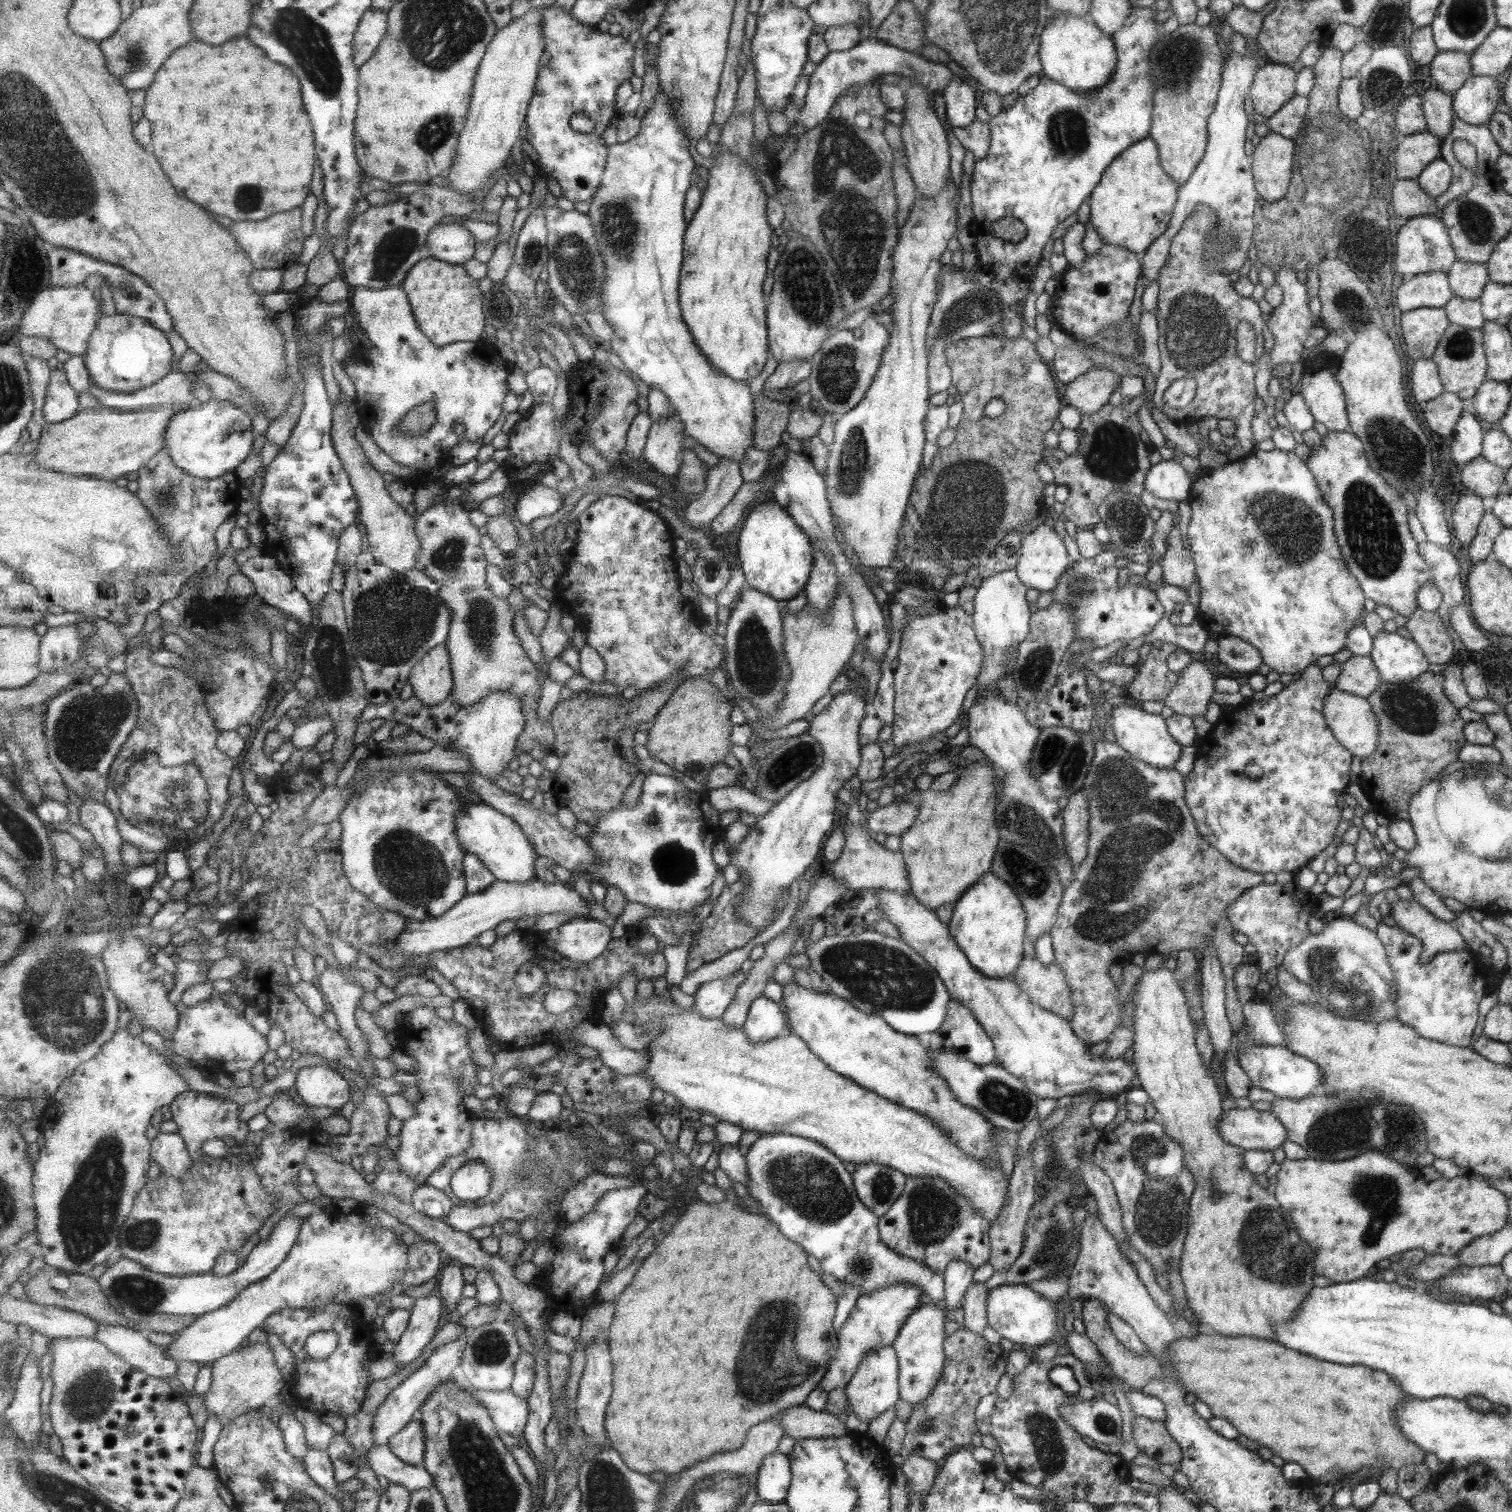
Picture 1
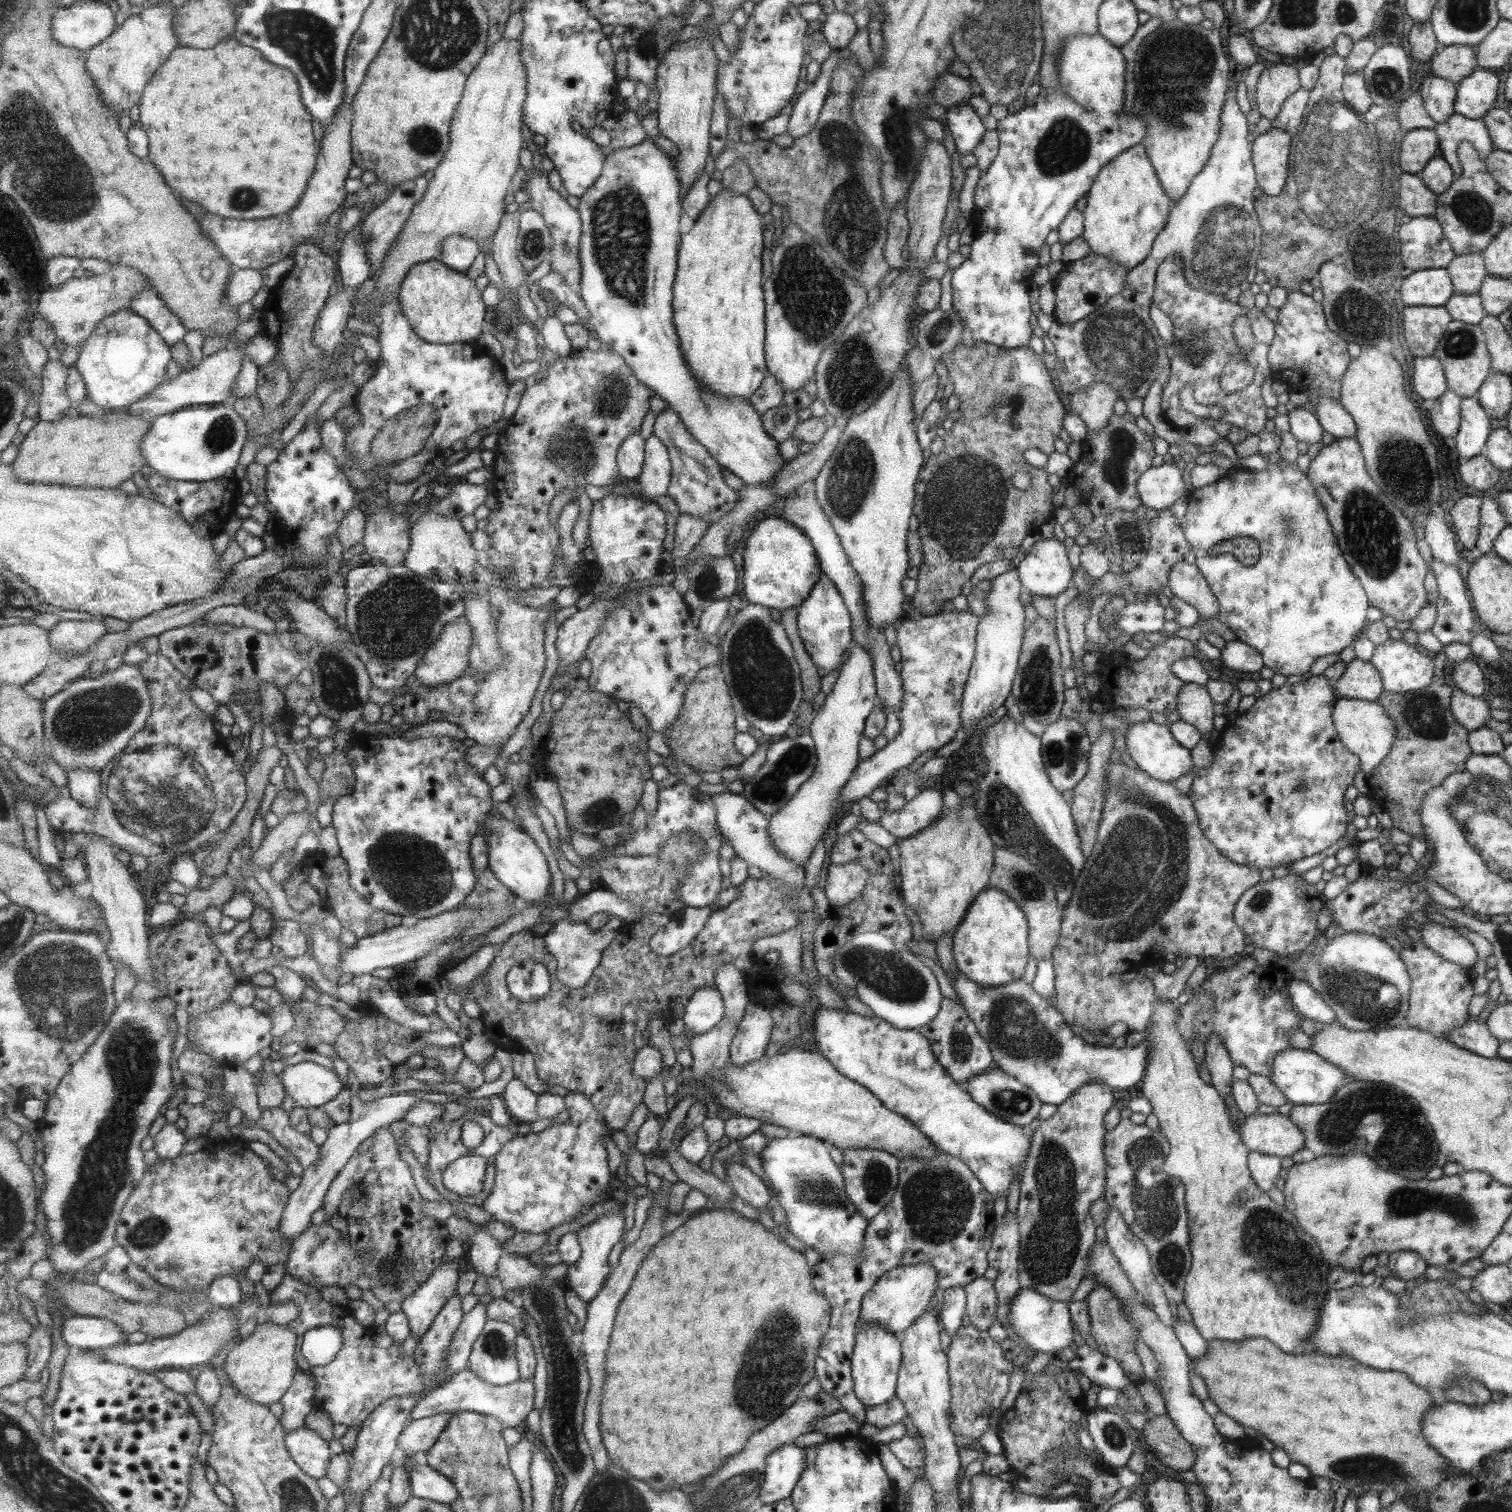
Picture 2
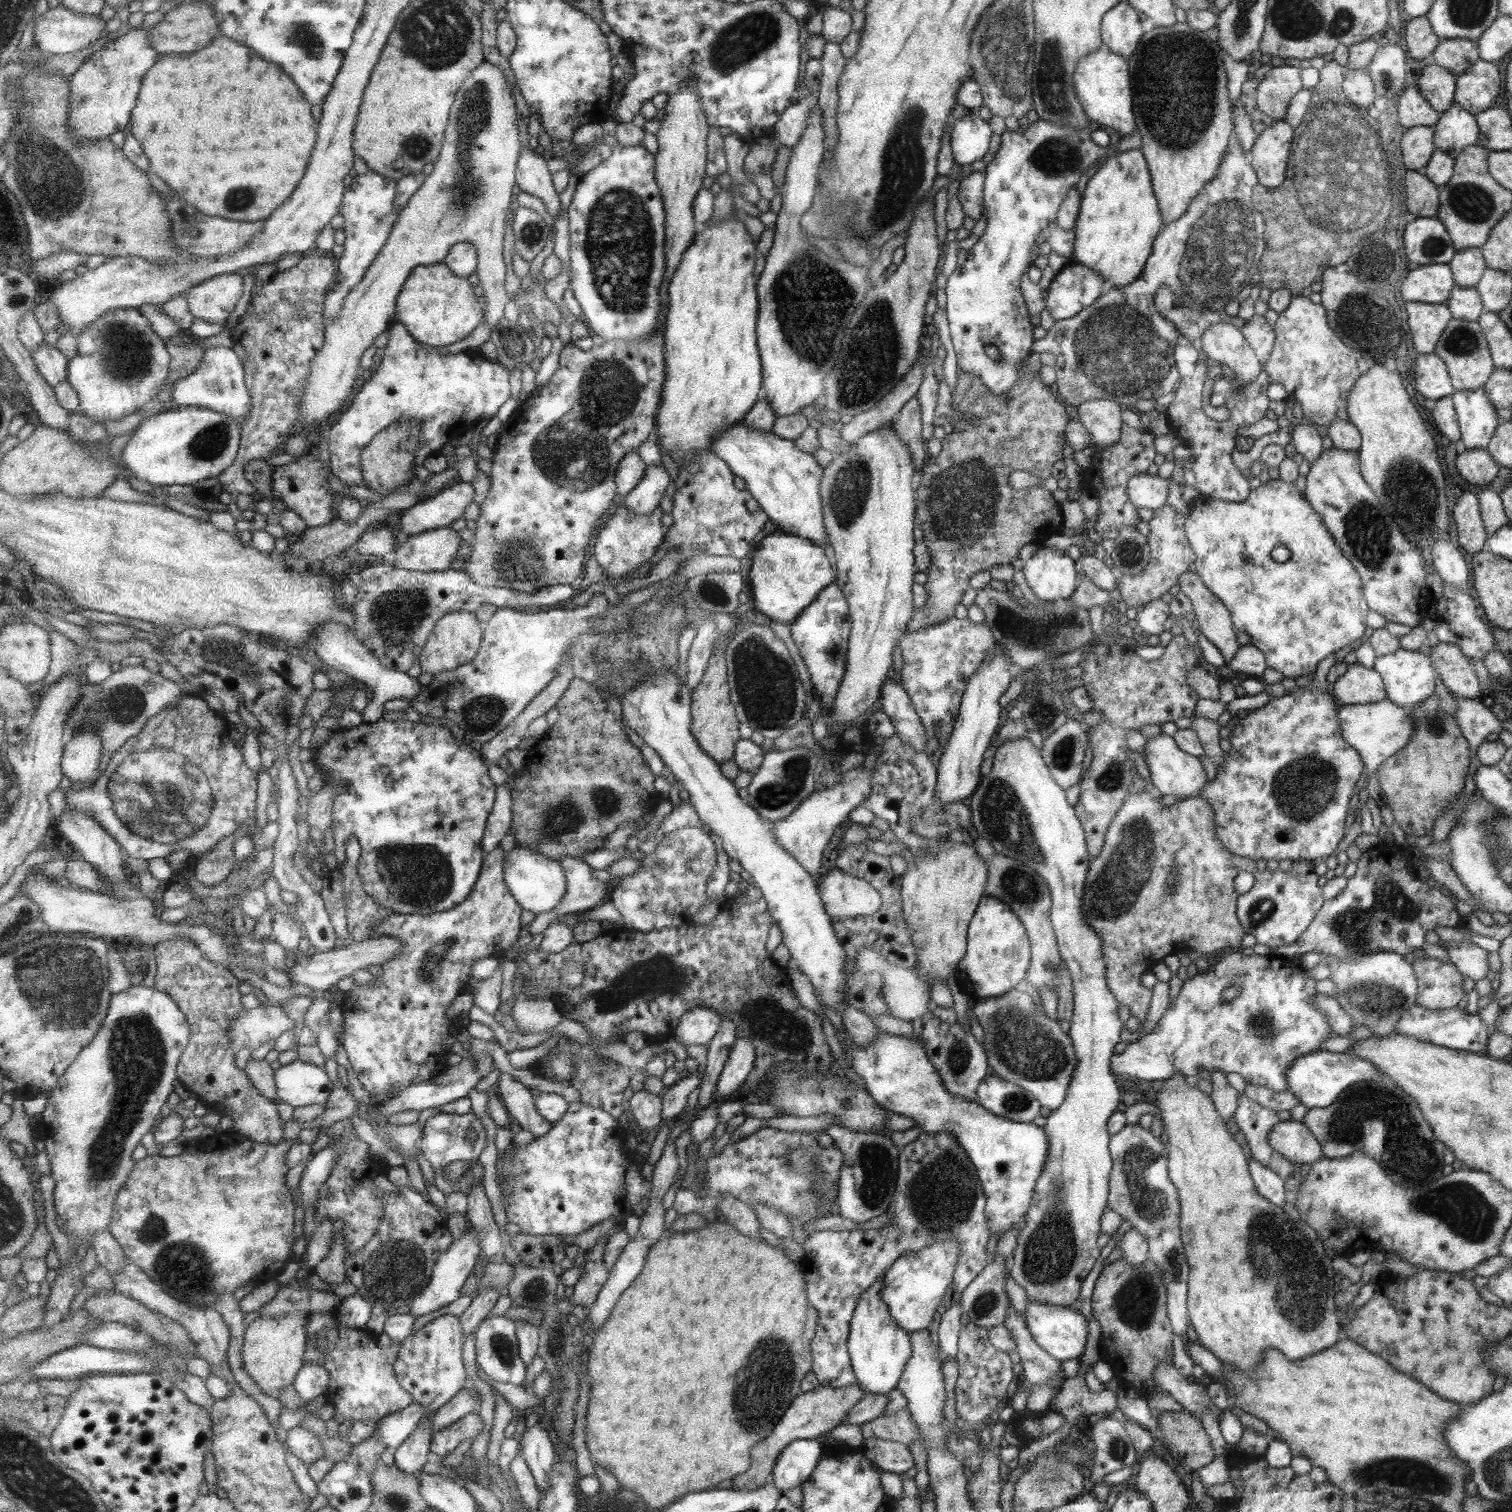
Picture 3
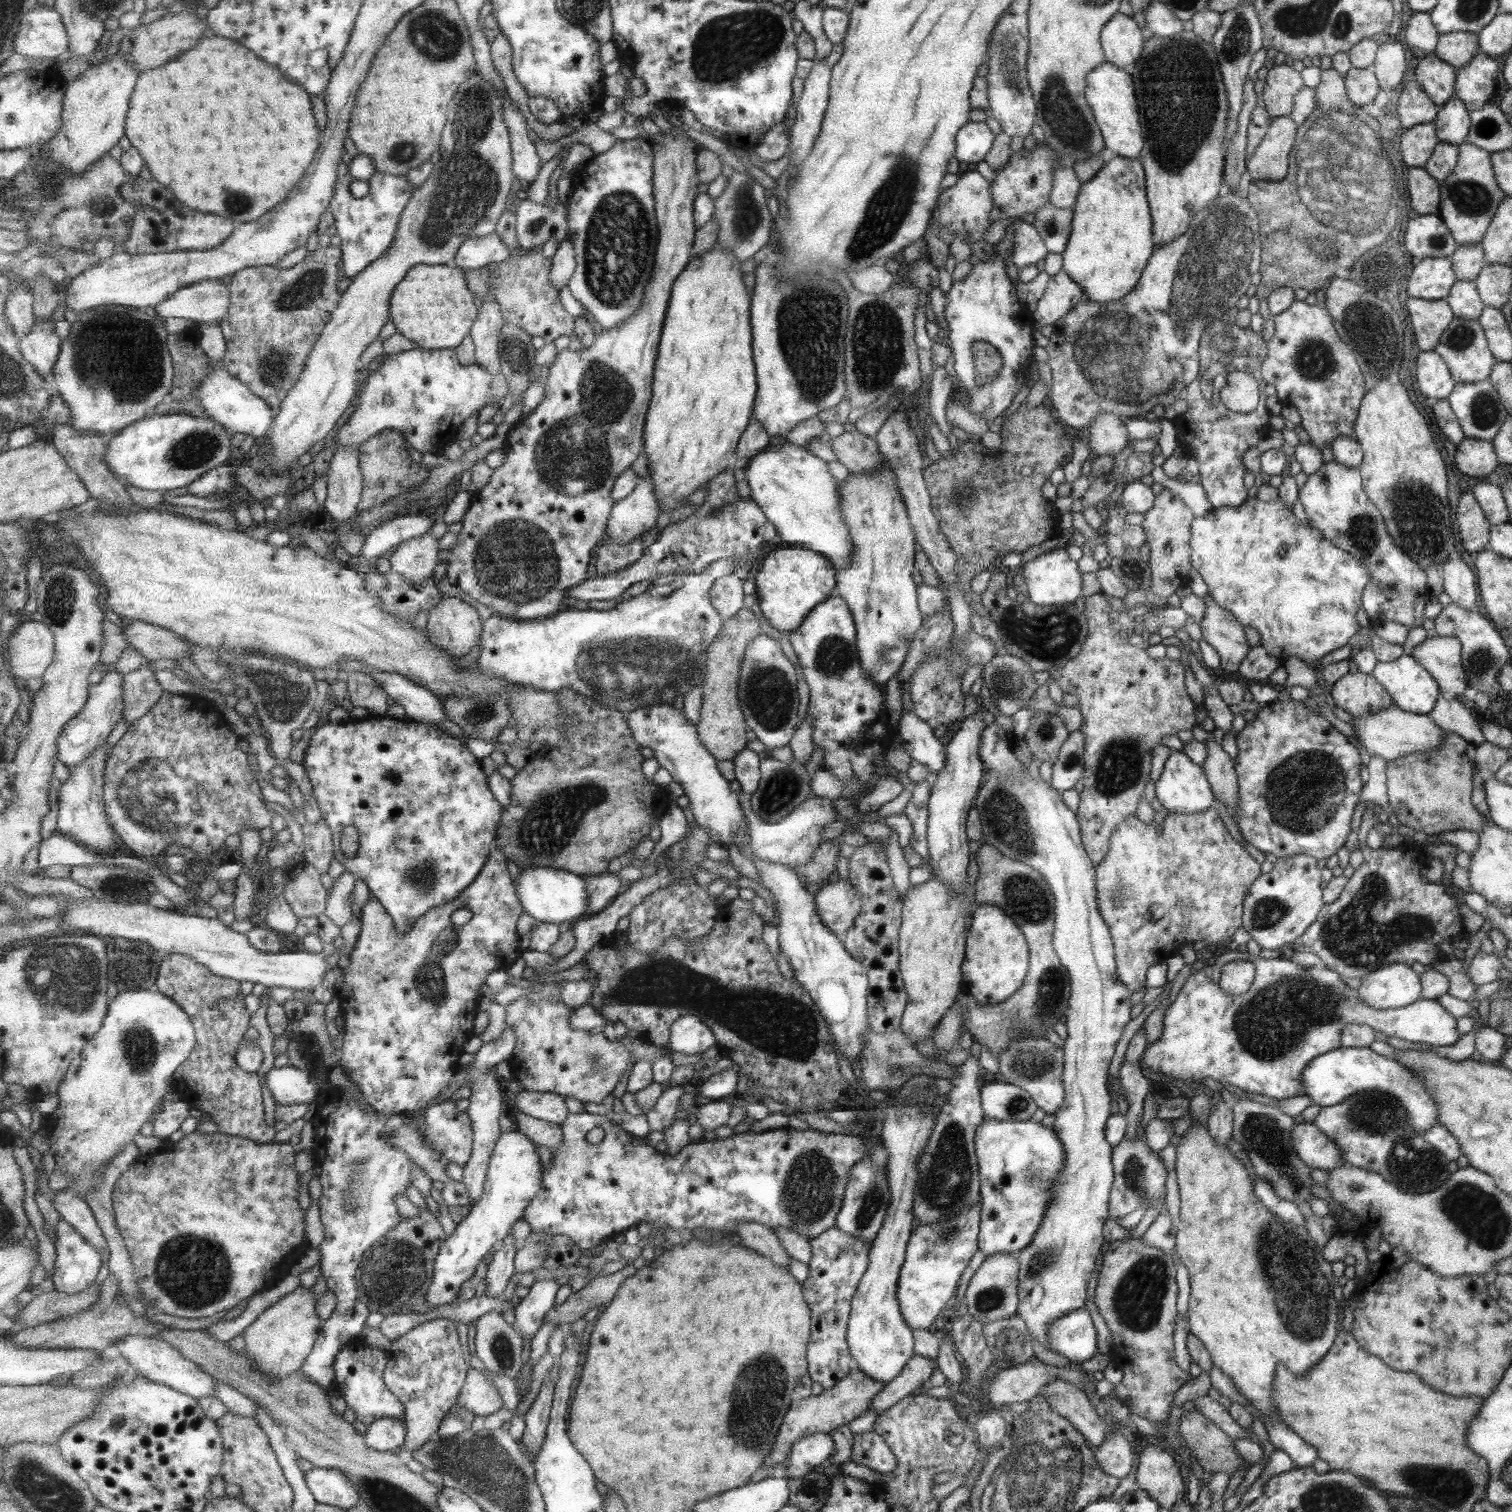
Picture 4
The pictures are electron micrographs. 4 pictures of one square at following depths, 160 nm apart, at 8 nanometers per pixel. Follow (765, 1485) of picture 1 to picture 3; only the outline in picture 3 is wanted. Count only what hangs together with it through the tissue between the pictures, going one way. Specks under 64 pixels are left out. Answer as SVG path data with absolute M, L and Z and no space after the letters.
M816 1439L790 1442L773 1469L772 1484L778 1487L780 1496L786 1490L797 1488L810 1477L818 1466L822 1452L822 1446Z

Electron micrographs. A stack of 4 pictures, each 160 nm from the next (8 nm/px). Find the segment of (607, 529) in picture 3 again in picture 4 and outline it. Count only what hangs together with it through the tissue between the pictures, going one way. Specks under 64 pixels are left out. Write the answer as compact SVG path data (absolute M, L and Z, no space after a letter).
M655 527L626 545L606 542L600 546L595 565L598 575L614 575L643 558L645 551L660 539L662 531Z

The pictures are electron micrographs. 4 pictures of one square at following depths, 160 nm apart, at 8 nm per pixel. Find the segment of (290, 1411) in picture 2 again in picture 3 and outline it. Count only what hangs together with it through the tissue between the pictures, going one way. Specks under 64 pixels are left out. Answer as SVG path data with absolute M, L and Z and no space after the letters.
M315 1364L303 1366L302 1372L294 1383L295 1389L301 1395L301 1399L307 1402L315 1400L317 1396L326 1396L331 1384L331 1374L325 1367Z

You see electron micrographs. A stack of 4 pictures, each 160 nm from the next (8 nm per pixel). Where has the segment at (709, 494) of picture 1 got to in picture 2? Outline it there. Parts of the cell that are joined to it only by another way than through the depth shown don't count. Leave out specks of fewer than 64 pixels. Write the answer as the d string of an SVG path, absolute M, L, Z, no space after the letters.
M680 514L675 528L675 541L672 558L688 556L694 551L706 535L710 524L701 517L690 514Z

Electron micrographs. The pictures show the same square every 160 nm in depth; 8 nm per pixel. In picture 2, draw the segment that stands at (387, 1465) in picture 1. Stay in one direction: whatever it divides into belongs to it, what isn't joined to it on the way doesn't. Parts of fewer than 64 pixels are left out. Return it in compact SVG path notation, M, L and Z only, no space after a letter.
M404 1458L405 1465L409 1467L411 1486L415 1497L434 1500L452 1505L458 1499L456 1484L438 1470L428 1464L421 1466L413 1458Z

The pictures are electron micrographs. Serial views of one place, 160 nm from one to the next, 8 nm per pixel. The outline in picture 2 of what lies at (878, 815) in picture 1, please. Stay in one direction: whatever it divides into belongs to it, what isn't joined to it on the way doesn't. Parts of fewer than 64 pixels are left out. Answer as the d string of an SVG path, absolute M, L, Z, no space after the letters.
M927 788L903 802L903 806L896 811L881 814L877 823L895 839L901 840L921 833L927 825L937 820L944 809L941 793Z

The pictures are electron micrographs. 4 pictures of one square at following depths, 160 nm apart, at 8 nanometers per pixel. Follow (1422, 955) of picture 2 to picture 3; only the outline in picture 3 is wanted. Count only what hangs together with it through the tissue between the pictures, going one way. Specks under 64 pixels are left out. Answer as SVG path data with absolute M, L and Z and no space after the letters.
M1429 957L1414 958L1417 976L1417 998L1414 1004L1427 1010L1445 1010L1455 1007L1463 998L1463 976L1447 960Z

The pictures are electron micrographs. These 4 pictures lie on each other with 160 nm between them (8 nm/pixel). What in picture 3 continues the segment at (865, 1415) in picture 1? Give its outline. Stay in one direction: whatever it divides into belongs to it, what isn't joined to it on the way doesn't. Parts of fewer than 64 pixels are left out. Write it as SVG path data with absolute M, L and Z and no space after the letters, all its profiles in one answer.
M880 1274L874 1284L858 1300L850 1321L850 1334L847 1338L847 1351L854 1370L854 1381L866 1393L887 1395L897 1388L906 1362L913 1350L909 1350L909 1333L895 1323L890 1308L882 1301L881 1288L884 1274Z

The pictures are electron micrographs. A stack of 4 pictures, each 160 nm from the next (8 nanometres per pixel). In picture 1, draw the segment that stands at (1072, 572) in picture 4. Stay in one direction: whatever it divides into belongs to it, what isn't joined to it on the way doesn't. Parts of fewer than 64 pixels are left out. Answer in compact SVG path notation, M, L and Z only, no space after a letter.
M1041 523L1020 540L1020 555L1014 569L1027 588L1040 592L1057 585L1067 564L1069 556L1065 554L1061 538L1051 526Z

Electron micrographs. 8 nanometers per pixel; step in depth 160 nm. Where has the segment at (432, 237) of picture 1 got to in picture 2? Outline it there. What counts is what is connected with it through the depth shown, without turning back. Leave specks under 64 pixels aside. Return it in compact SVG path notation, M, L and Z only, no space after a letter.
M456 234L443 241L439 259L456 271L466 273L482 253L480 244L472 238Z

